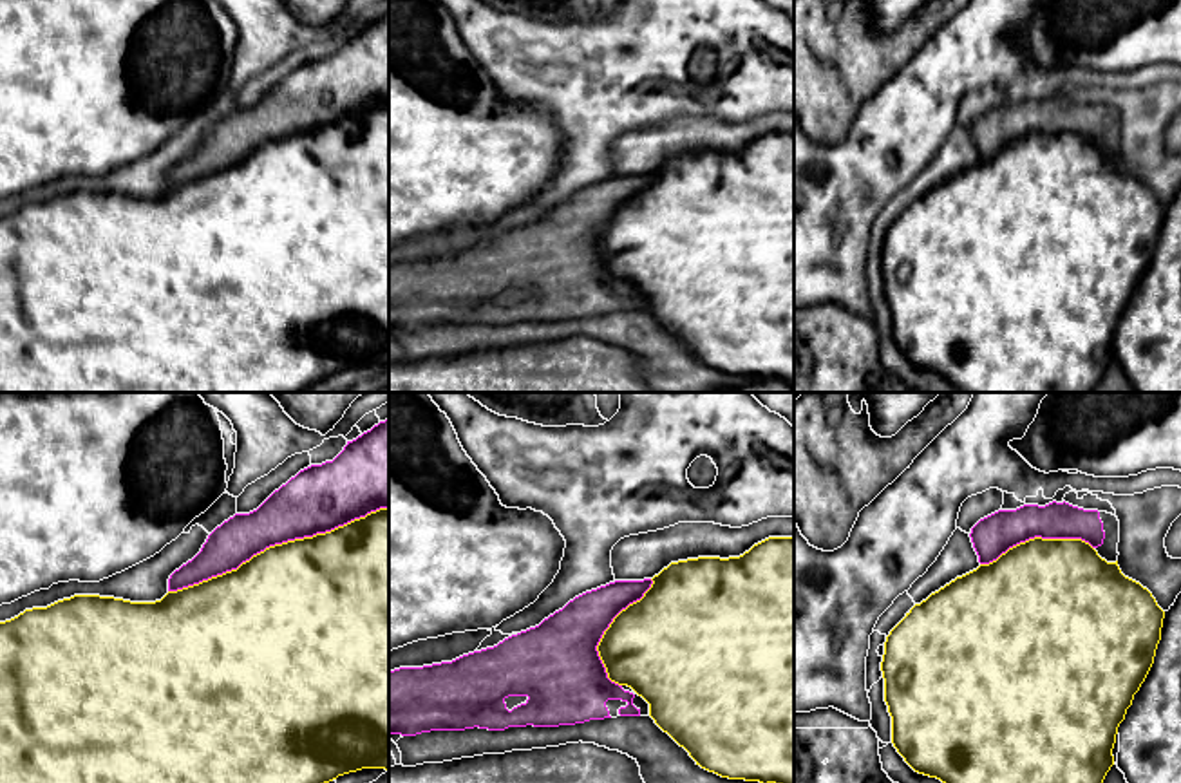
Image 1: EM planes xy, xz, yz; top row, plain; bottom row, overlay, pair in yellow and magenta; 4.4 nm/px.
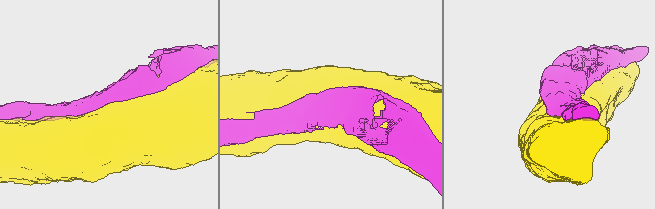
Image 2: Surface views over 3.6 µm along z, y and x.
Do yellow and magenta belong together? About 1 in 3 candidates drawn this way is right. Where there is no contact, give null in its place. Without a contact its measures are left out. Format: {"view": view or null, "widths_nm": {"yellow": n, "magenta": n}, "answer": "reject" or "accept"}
{"view": "xy", "widths_nm": {"yellow": 500, "magenta": 280}, "answer": "reject"}

